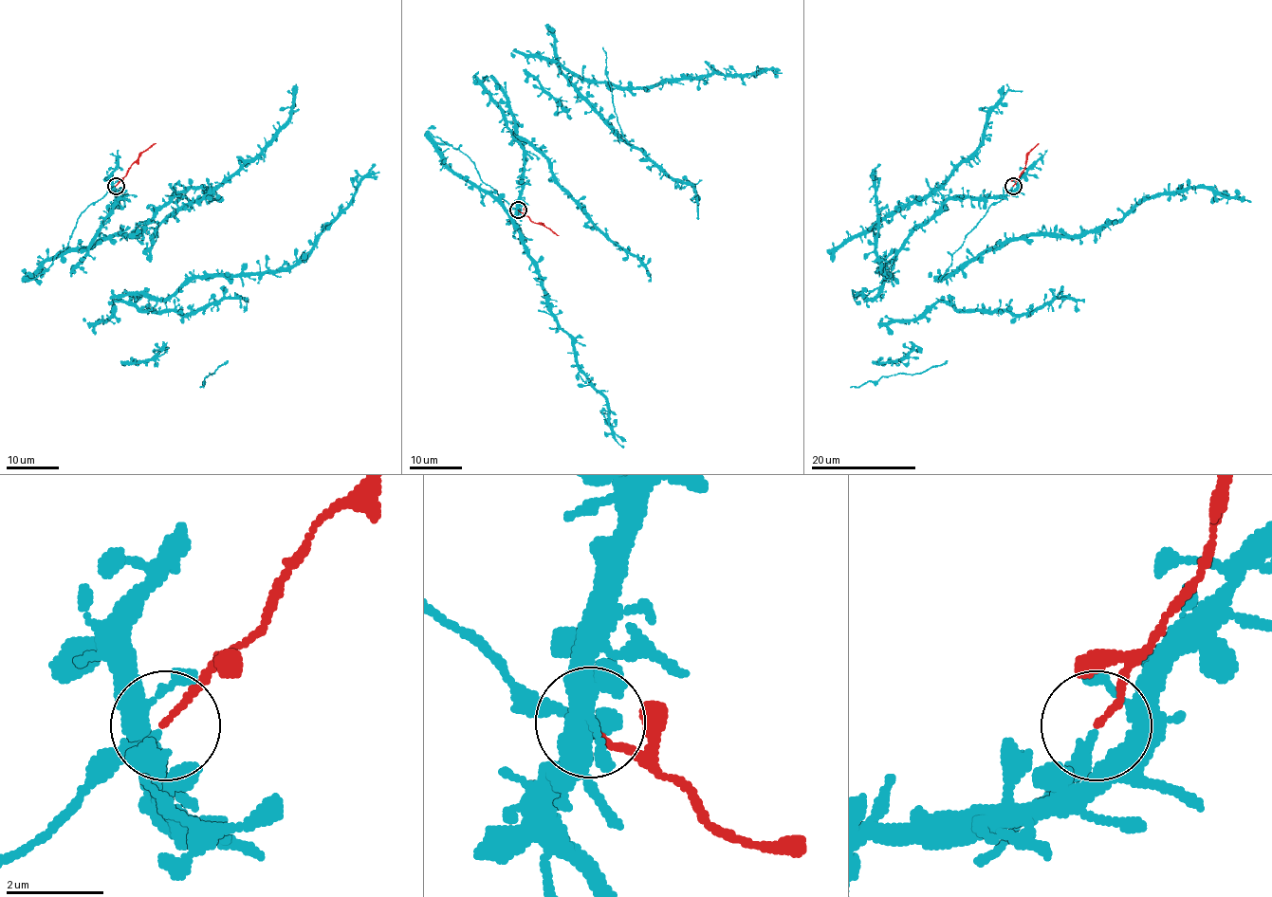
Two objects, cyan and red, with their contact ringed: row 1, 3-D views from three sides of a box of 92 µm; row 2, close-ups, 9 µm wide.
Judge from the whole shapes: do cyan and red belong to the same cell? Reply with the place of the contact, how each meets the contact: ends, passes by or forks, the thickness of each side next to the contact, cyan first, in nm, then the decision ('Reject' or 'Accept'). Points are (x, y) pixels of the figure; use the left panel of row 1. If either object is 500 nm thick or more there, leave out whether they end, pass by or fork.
Place: (116, 186). At the ring cyan passes by. At the ring red ends. Thickness 150 nm (cyan) against 110 nm. Accept

